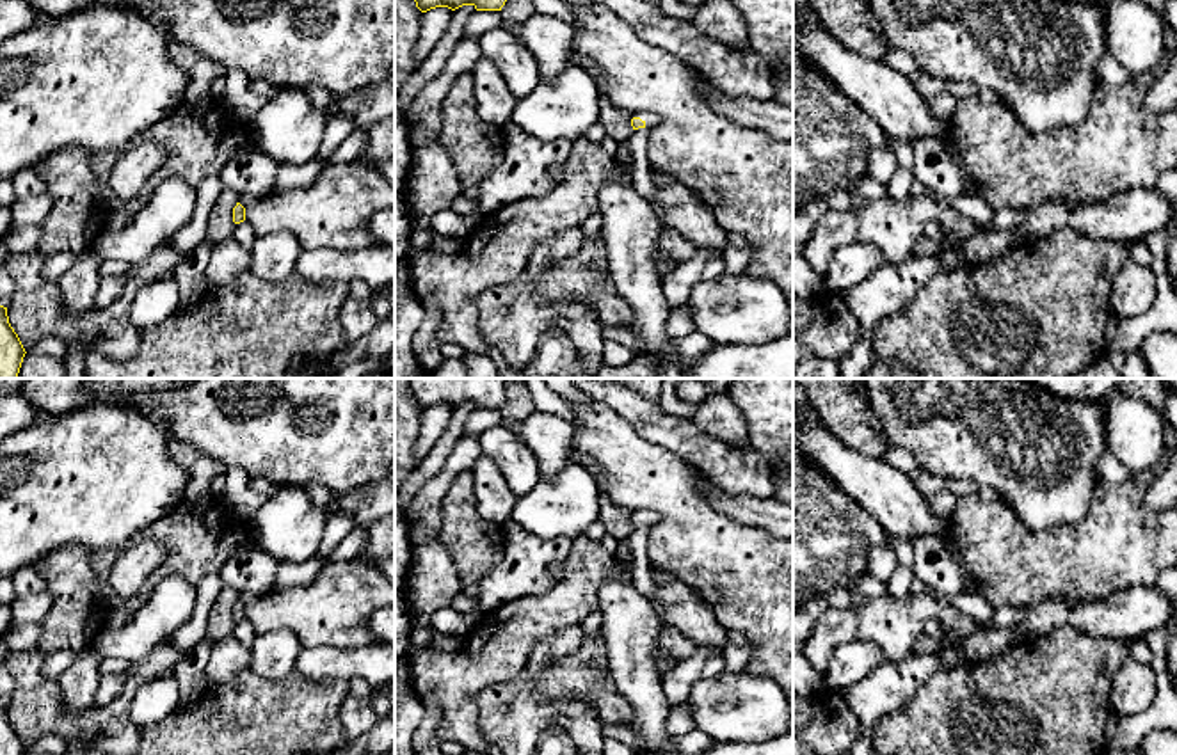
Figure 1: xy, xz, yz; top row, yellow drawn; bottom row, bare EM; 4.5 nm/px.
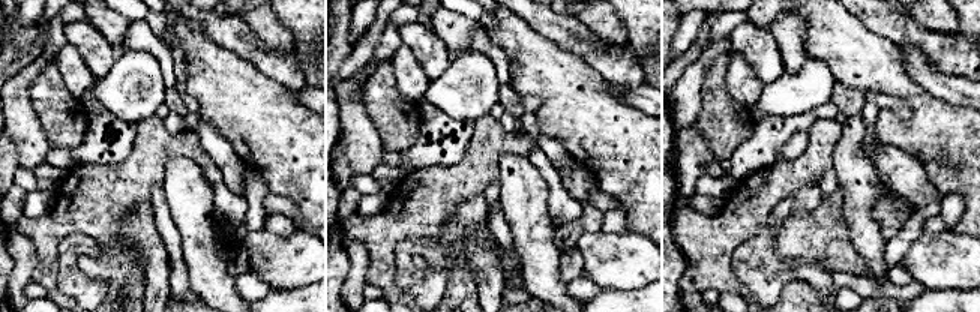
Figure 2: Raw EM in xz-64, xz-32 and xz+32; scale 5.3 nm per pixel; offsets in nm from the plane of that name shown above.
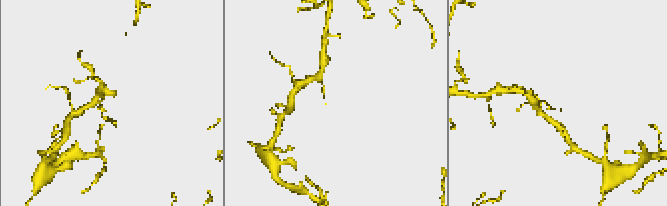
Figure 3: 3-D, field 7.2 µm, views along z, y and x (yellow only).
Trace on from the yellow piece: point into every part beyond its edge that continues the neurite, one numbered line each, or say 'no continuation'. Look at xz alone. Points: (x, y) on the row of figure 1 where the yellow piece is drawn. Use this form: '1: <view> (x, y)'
1: xz (651, 119)

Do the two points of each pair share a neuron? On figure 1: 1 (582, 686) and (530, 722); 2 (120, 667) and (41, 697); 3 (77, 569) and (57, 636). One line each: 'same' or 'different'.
1: different
2: different
3: same

